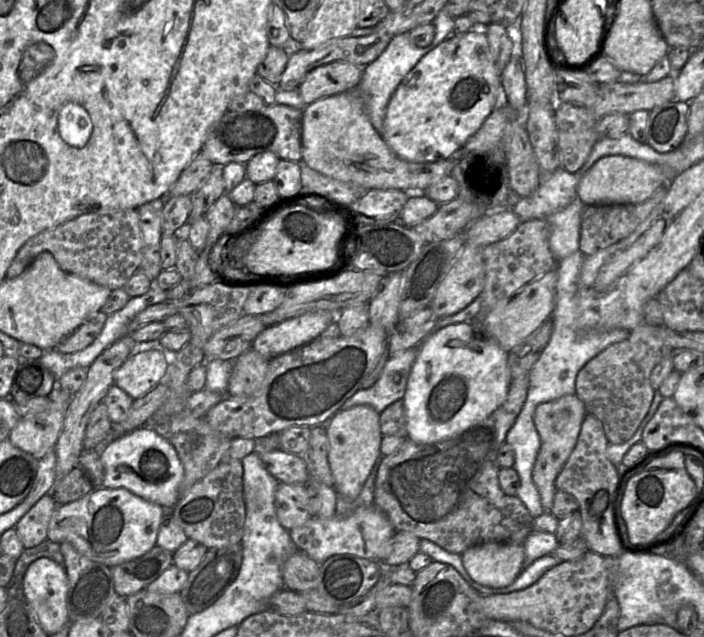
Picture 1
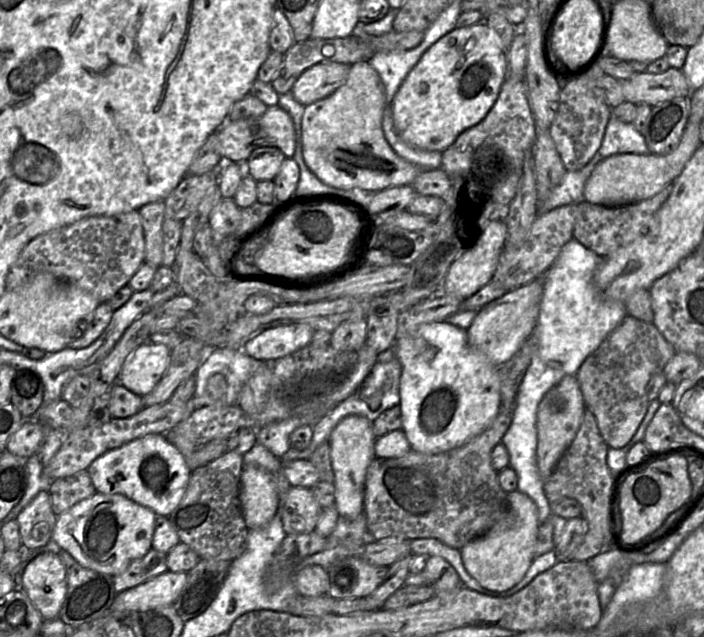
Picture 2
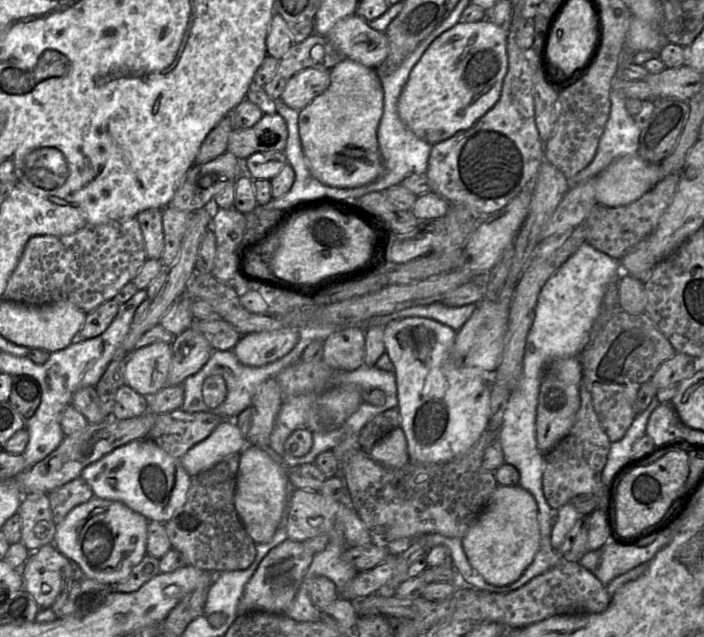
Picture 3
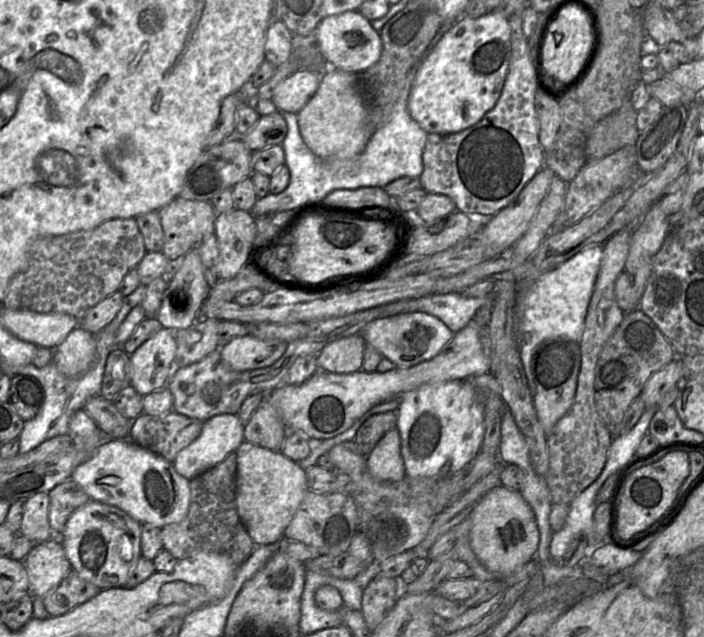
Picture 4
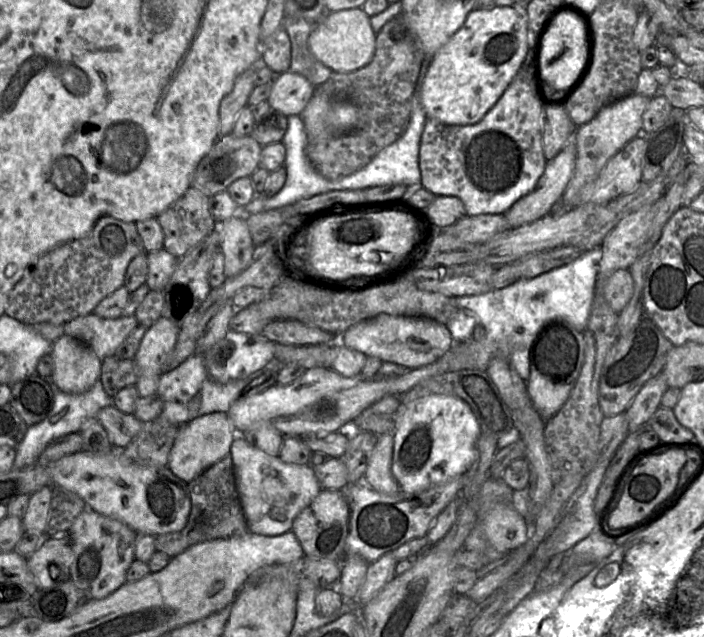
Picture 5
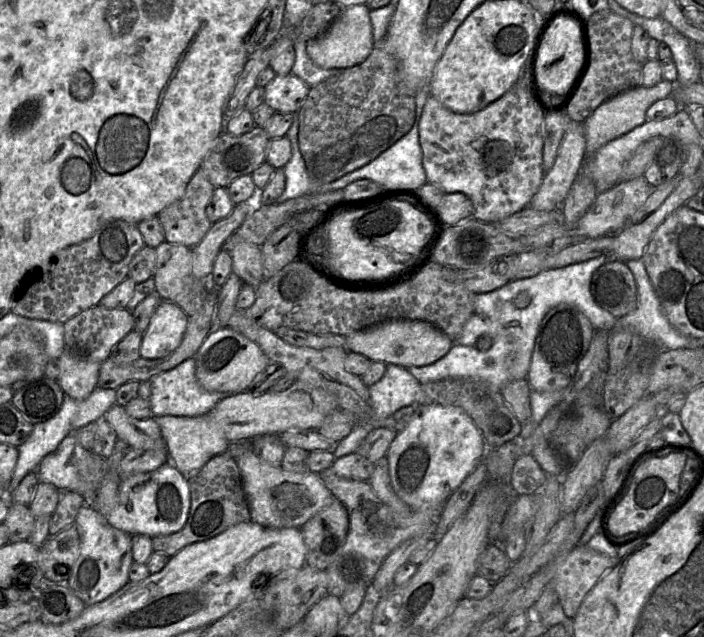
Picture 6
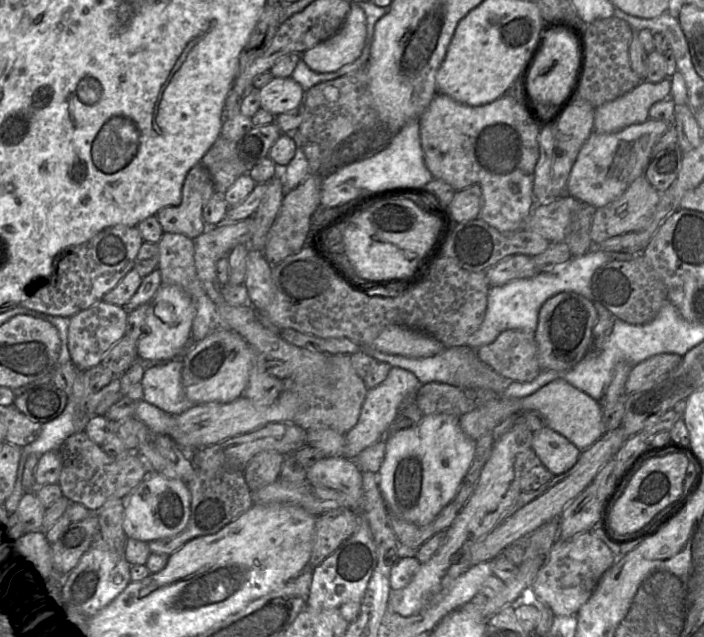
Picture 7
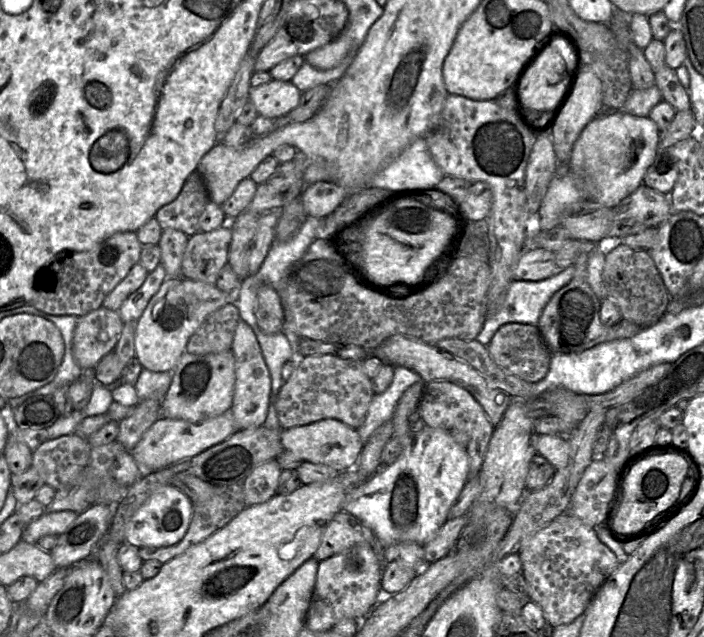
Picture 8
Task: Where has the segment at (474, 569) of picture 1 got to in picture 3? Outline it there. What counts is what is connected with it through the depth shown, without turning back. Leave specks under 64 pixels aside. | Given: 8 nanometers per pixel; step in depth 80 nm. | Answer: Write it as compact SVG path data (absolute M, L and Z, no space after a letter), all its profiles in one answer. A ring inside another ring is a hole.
M498 485L462 540L469 563L489 584L512 584L540 550L538 507L534 497L519 485Z

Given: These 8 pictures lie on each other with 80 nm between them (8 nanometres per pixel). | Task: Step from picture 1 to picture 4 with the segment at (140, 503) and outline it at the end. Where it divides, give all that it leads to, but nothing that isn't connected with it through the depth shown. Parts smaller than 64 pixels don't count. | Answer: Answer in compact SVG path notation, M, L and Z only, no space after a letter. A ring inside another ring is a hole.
M90 500L68 519L59 536L72 569L101 590L123 587L141 558L142 524L123 510Z

